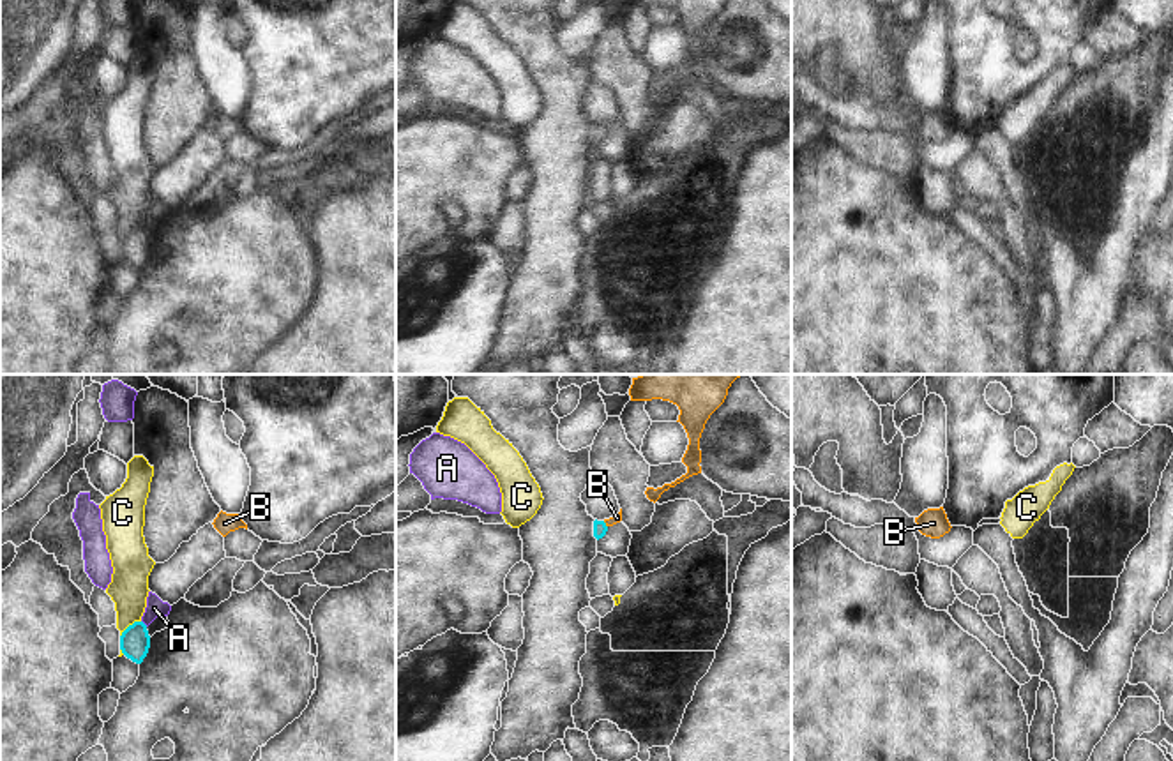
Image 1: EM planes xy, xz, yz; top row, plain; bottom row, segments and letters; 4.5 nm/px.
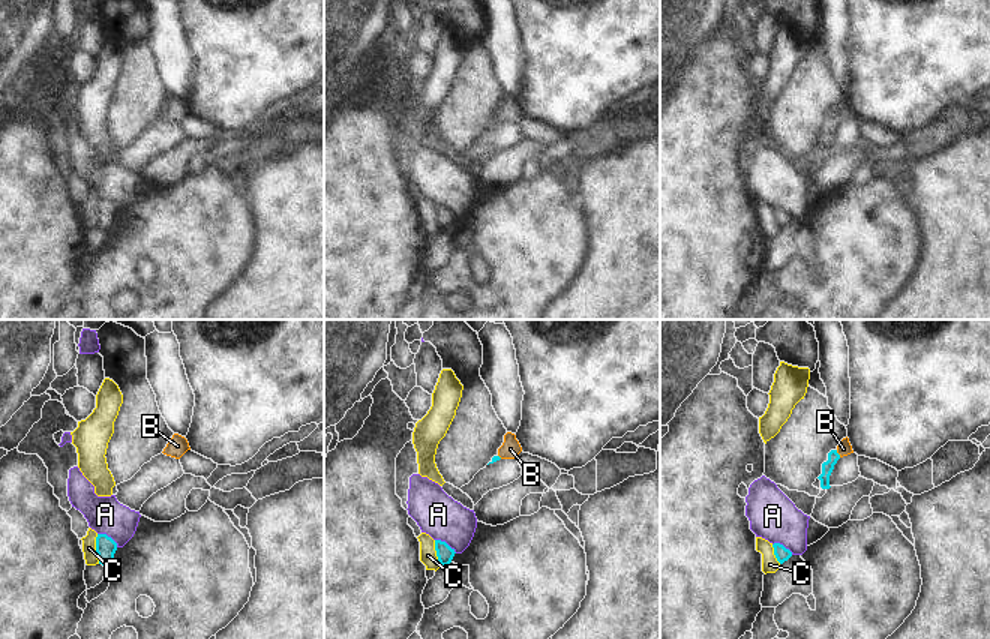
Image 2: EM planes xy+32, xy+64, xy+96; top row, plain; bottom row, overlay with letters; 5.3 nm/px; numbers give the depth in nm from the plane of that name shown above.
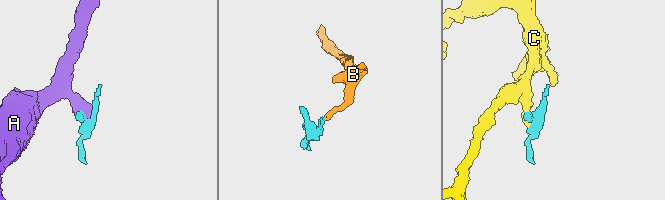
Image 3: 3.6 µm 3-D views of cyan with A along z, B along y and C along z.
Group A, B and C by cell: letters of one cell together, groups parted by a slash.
A / B / C

